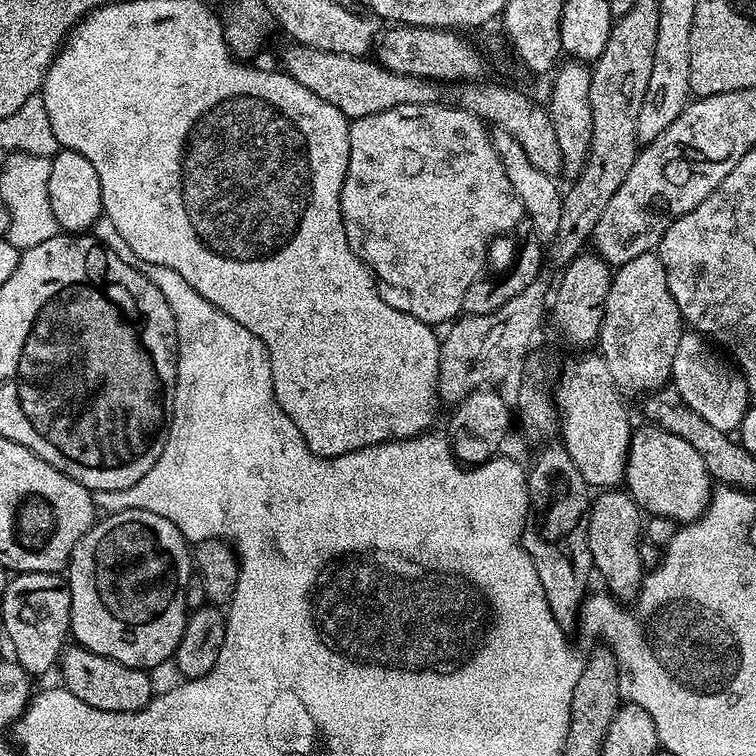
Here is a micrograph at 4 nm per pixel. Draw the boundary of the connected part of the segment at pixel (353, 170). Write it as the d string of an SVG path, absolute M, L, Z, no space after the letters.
M441 102L438 104L423 104L422 106L398 106L394 110L386 110L378 114L363 116L352 120L348 125L350 134L350 158L346 166L346 174L342 182L340 195L340 213L346 230L346 238L350 242L350 250L368 267L376 278L380 289L380 297L394 310L410 314L424 324L446 324L455 321L462 312L462 297L479 280L480 271L488 260L488 243L495 236L508 232L519 220L525 219L524 207L514 194L514 186L510 186L510 178L506 178L506 170L502 170L502 162L498 162L498 154L494 154L492 137L484 121L478 119L461 108L450 108Z

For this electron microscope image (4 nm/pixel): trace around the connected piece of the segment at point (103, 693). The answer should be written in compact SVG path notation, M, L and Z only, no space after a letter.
M79 646L65 647L59 661L59 683L74 698L82 698L86 706L94 706L98 710L111 712L137 712L142 710L153 698L152 680L143 668L122 666L122 662L114 662L102 654L94 654Z

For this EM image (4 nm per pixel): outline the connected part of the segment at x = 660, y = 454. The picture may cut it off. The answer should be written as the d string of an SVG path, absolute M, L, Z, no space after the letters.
M655 426L644 427L648 428L637 427L633 431L632 445L628 447L628 465L624 471L624 484L628 495L645 513L665 516L675 520L677 525L683 526L700 519L700 516L707 510L708 503L712 501L714 491L714 481L708 475L702 458L695 452L694 446L682 442L682 438L678 438L678 434L670 434Z

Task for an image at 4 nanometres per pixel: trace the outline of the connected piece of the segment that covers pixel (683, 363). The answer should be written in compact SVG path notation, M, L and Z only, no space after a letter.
M695 330L681 332L678 350L674 353L670 384L678 390L678 394L682 394L686 406L690 406L694 414L706 418L710 426L732 434L739 429L742 418L750 407L748 383L727 359L724 361L718 353L712 352L711 347L713 348L713 345L699 332Z

